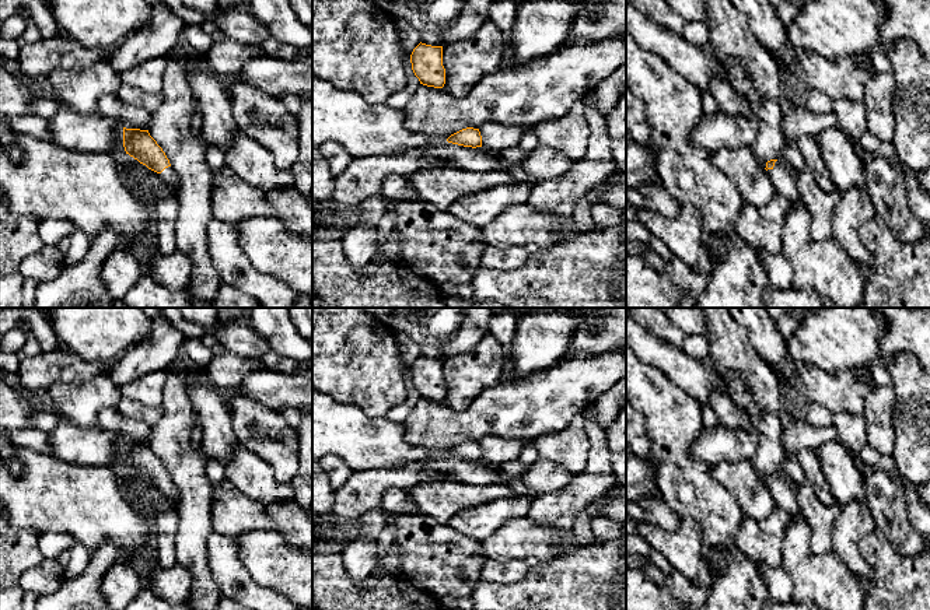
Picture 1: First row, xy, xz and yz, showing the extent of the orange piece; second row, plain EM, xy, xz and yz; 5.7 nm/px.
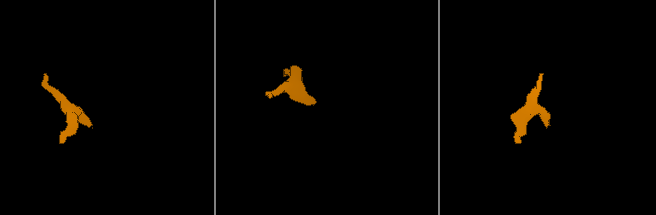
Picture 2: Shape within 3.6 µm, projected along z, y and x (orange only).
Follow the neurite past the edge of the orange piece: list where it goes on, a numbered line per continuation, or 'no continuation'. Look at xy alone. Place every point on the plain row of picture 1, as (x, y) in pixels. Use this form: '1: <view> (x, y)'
1: xy (167, 488)

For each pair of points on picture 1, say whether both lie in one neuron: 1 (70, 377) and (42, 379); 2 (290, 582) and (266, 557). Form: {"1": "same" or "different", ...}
{"1": "same", "2": "same"}

